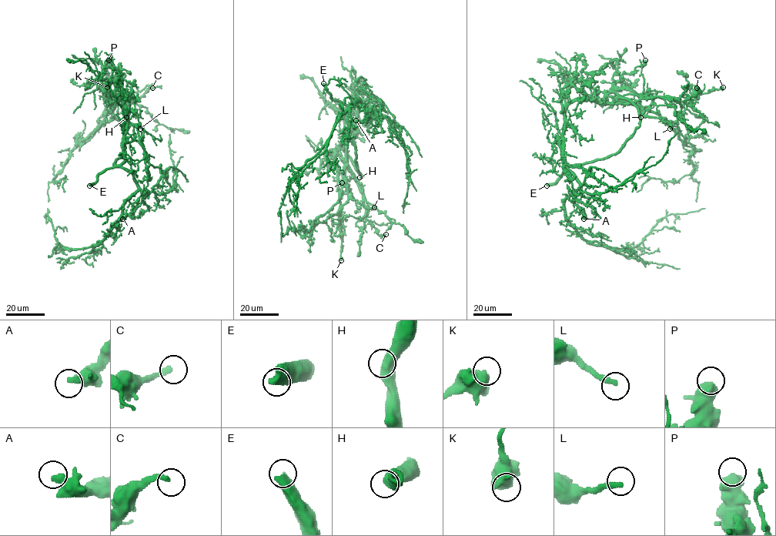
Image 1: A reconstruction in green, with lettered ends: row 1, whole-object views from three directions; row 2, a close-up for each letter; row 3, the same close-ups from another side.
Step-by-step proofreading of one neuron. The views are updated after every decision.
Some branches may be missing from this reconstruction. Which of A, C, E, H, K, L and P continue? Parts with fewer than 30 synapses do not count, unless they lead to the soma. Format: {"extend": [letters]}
{"extend": ["E", "L"]}

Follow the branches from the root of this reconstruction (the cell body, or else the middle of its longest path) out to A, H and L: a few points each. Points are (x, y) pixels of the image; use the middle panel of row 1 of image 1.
A: (359, 99), (356, 103), (371, 116), (376, 116), (370, 110), (366, 112), (364, 121), (356, 120)
H: (359, 99), (356, 125), (349, 135), (346, 152), (362, 175), (359, 177)
L: (359, 99), (356, 125), (346, 143), (344, 179), (349, 196), (364, 207), (374, 207)

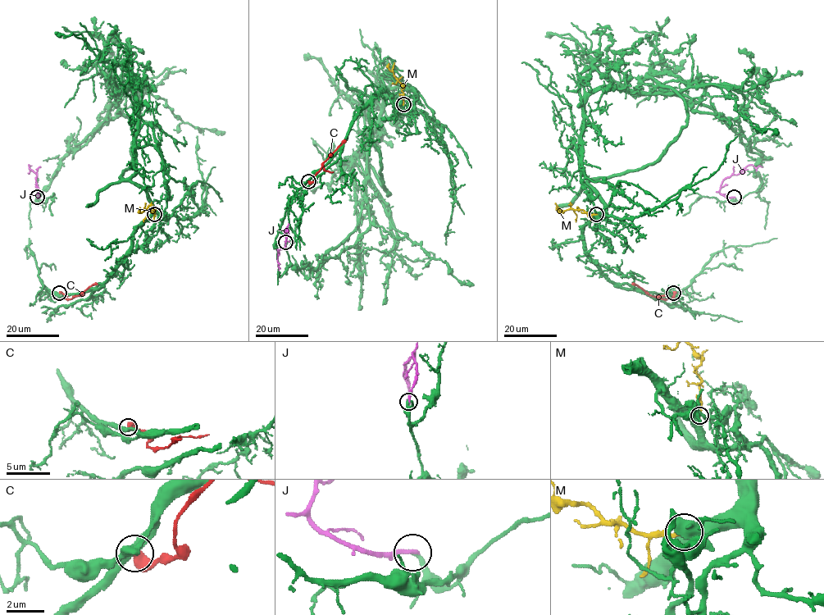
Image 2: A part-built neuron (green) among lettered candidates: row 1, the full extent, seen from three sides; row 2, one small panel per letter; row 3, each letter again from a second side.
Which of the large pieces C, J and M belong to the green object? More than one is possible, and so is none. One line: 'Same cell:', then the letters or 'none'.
Same cell: M

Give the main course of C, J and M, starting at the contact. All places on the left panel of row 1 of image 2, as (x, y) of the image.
C: (60, 293), (66, 298), (70, 299), (97, 283)
J: (37, 198), (37, 175), (29, 167)
M: (154, 214), (155, 210), (143, 211), (145, 202)

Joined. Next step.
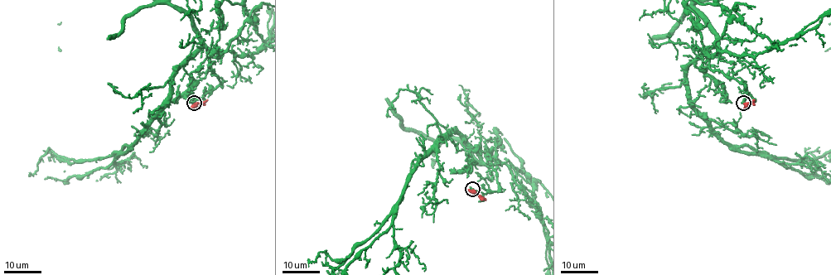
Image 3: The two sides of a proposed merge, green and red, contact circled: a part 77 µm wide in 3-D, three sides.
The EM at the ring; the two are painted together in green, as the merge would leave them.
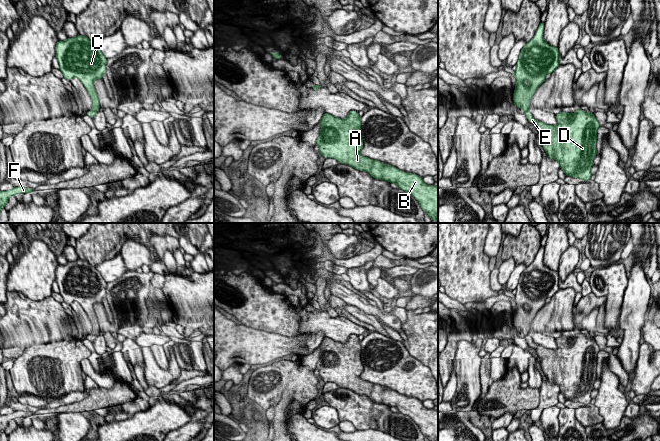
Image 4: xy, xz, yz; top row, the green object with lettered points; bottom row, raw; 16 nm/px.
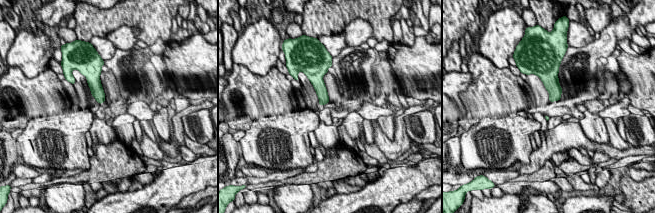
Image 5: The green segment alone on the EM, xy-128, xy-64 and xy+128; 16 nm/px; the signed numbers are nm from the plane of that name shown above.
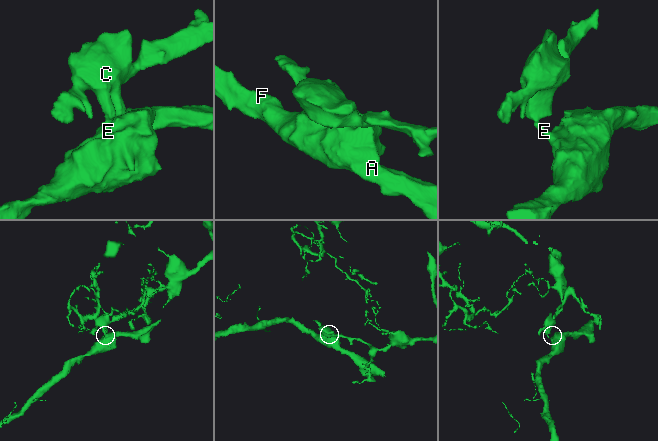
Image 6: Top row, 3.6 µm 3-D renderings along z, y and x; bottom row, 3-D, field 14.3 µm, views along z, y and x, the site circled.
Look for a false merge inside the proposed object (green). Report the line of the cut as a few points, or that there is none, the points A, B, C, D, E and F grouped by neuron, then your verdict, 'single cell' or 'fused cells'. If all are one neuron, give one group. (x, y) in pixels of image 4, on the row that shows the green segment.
cut in yz along (527, 109), (524, 112); A B D E F / C; fused cells

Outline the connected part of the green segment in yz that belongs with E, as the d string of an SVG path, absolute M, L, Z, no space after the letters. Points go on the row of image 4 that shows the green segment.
M579 108L575 113L562 111L555 115L558 124L552 126L535 120L528 110L524 114L536 125L548 157L559 162L566 176L588 181L597 155L597 131L600 127L595 115Z

